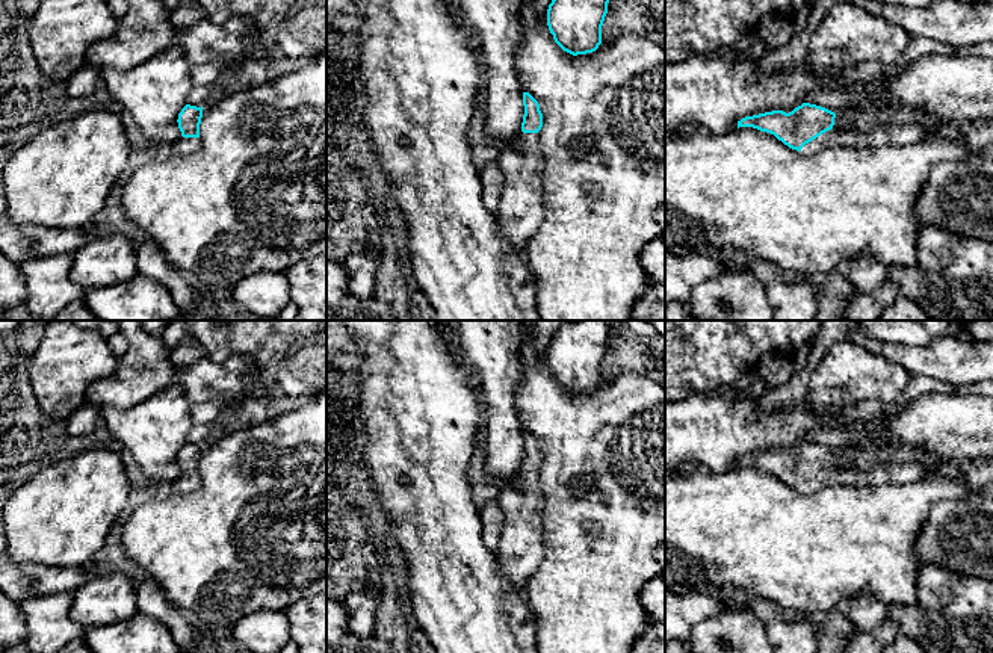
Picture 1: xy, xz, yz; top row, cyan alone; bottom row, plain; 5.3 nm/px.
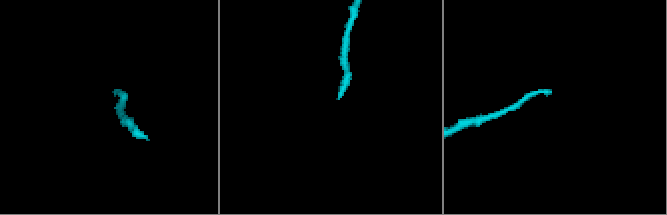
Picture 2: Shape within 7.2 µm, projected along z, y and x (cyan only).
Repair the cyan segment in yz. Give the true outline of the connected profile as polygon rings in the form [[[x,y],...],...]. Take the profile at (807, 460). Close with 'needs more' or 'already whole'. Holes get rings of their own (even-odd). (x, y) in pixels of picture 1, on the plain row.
[[[803,441],[792,450],[765,450],[745,455],[739,466],[753,466],[774,473],[792,488],[816,493],[831,485],[884,485],[910,484],[922,478],[928,466],[911,461],[895,464],[889,460],[874,463],[868,469],[848,469],[834,466],[836,452],[810,441]]]; needs more

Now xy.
[[[186,443],[178,452],[181,476],[165,487],[171,493],[190,493],[200,487],[200,463],[203,446]]]; needs more

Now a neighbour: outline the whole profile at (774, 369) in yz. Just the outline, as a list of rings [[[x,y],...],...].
[[[778,352],[765,354],[756,370],[769,388],[784,384],[795,372],[792,357]]]

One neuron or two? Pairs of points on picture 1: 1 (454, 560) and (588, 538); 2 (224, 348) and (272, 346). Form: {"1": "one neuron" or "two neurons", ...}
{"1": "two neurons", "2": "one neuron"}

